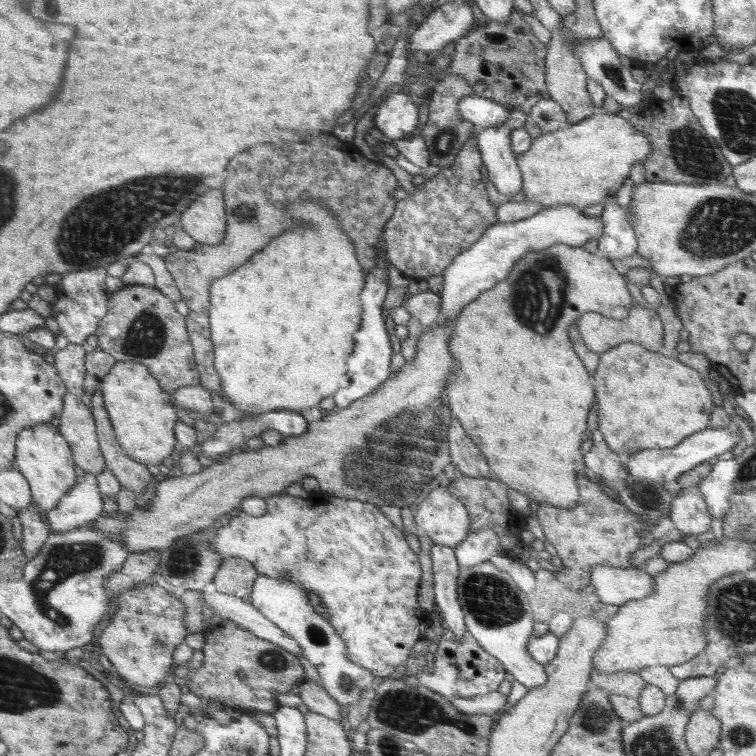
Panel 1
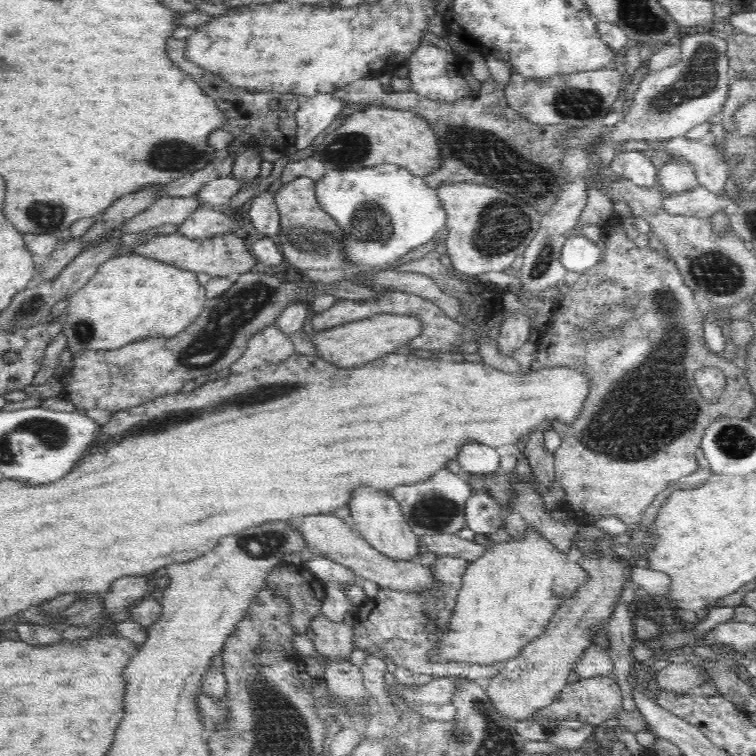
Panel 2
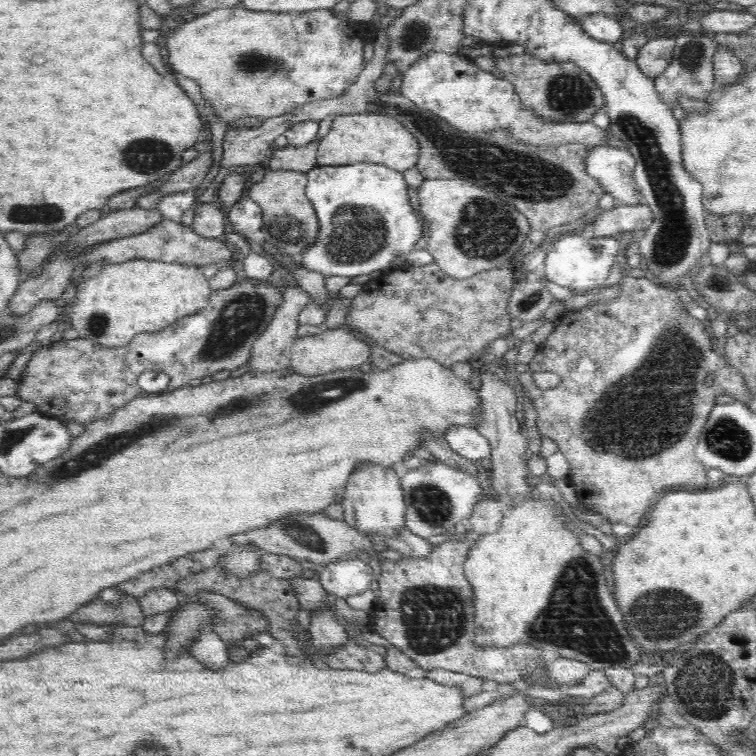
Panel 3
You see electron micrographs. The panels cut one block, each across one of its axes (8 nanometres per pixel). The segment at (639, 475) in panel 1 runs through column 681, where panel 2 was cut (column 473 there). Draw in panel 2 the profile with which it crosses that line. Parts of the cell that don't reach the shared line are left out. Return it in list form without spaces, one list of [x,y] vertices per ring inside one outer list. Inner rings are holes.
[[[466,442],[460,446],[457,460],[461,468],[470,474],[484,476],[500,471],[500,455],[496,448],[479,444],[479,442]]]

